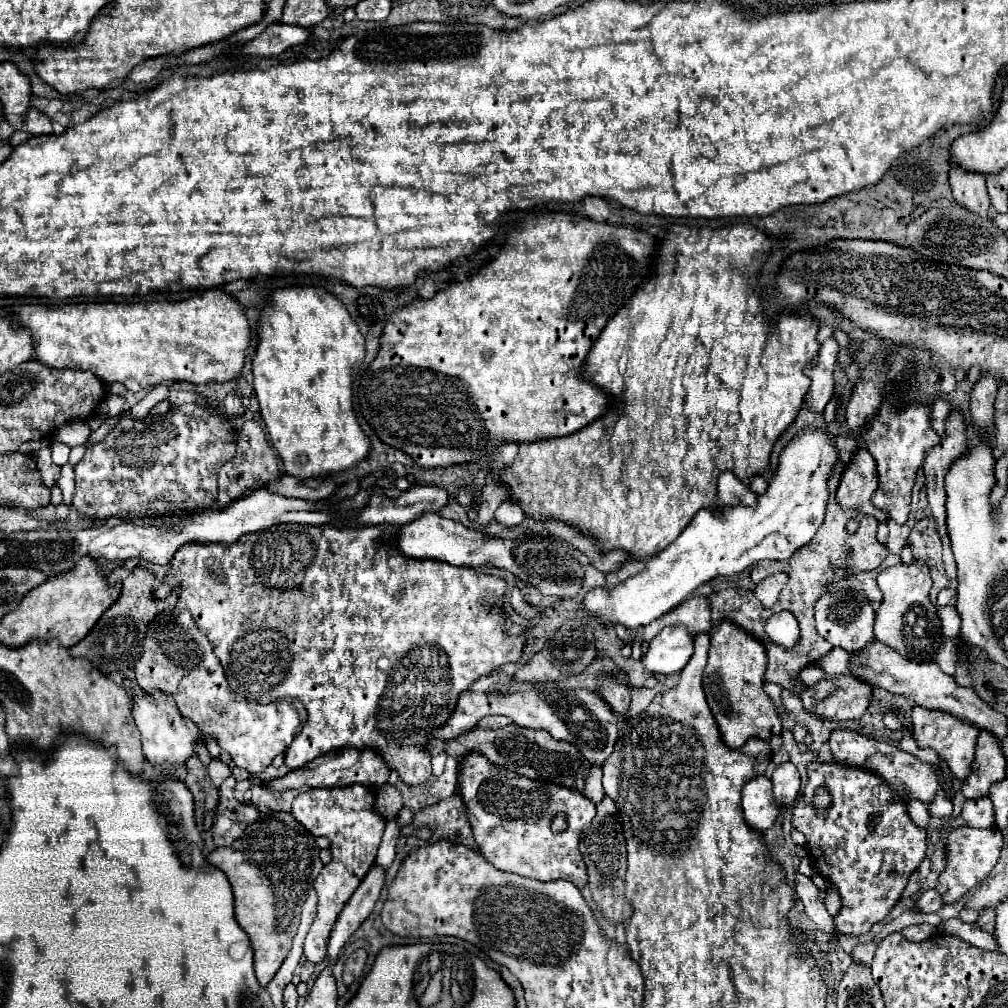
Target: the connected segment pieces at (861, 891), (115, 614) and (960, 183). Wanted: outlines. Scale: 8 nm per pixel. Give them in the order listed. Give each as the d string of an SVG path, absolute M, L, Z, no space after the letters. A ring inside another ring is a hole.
M838 762L808 764L808 784L792 810L792 824L808 840L808 852L815 871L836 886L842 898L842 908L838 914L834 914L836 936L862 936L876 922L884 920L884 916L894 908L902 890L906 888L906 878L920 866L926 856L926 832L910 820L908 812L904 812L904 804L890 792L886 782L870 770L850 768ZM818 786L826 786L832 794L832 808L826 814L818 814L812 806L812 796Z
M120 566L110 572L110 580L122 580L122 592L118 600L102 614L88 636L70 648L70 654L74 658L86 658L106 676L114 676L134 668L138 656L142 654L142 640L146 636L148 624L162 610L168 610L168 600L158 600L154 596L154 574L148 568Z
M950 168L950 188L956 204L962 204L968 212L976 216L988 216L990 200L986 192L986 176L964 172L960 168Z

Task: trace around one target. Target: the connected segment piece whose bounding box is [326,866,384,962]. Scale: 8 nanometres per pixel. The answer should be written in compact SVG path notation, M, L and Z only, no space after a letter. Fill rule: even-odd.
M370 868L370 872L364 876L352 898L346 902L344 910L340 912L330 940L328 940L328 950L326 958L334 962L340 956L340 950L348 942L348 938L358 930L358 926L368 918L368 914L374 910L374 904L380 896L380 890L384 886L384 870L382 868Z

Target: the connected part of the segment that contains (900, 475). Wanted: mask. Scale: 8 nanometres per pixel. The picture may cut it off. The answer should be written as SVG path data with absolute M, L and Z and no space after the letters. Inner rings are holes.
M888 396L880 412L868 422L862 440L878 466L880 484L878 490L872 494L872 504L884 510L896 524L906 524L916 474L926 460L926 452L940 442L940 436L930 426L930 410L926 406L910 404L906 410L892 410L890 402L892 400Z

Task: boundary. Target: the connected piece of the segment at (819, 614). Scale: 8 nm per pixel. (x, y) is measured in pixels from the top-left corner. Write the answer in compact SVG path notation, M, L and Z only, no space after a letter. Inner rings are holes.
M842 582L830 584L828 592L816 602L816 630L832 646L840 646L848 652L858 652L874 638L874 634L872 634L874 608L868 604L866 598L862 598L862 594L846 592L842 586L844 586Z

